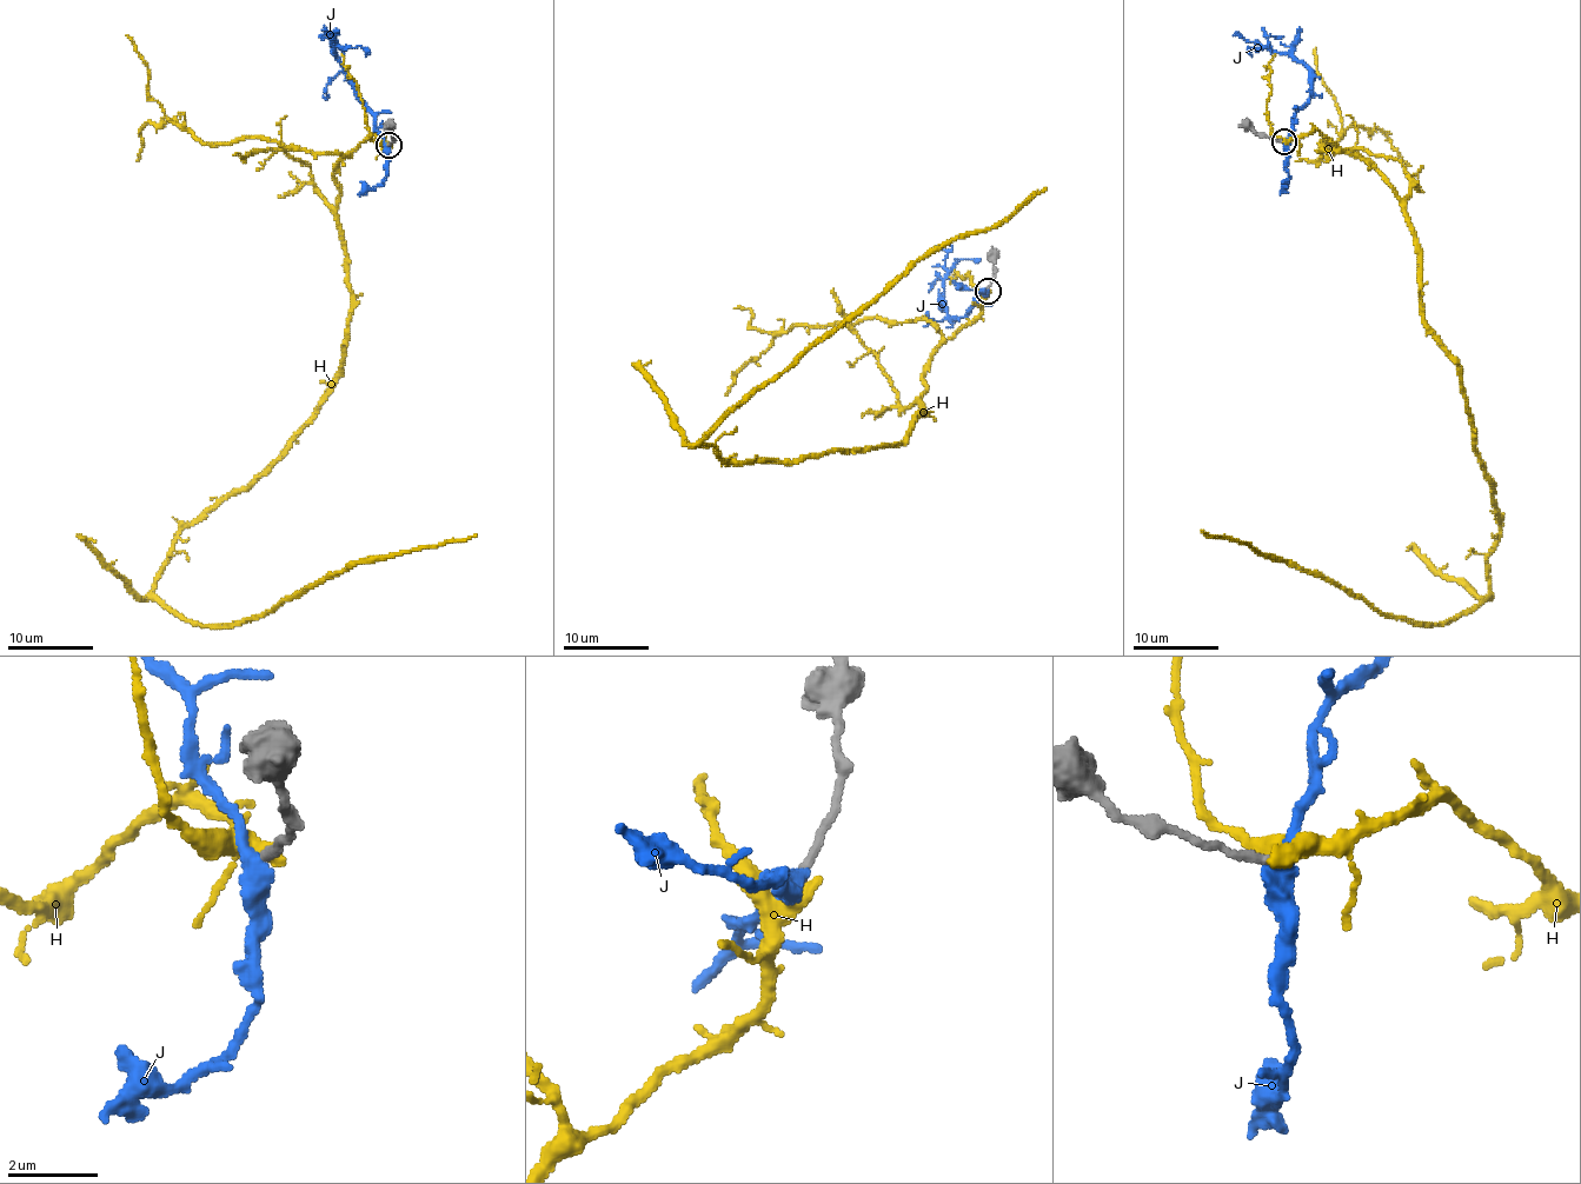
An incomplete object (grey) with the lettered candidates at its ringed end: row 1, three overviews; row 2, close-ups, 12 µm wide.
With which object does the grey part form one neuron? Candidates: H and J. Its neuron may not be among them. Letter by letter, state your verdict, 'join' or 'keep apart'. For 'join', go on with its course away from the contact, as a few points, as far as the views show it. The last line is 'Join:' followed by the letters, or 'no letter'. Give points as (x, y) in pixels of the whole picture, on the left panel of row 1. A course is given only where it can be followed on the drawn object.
H: keep apart
J: keep apart
Join: no letter

